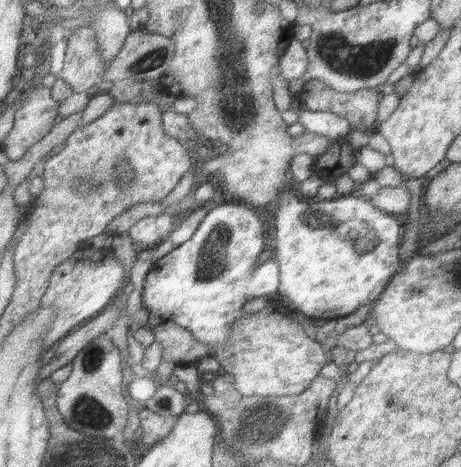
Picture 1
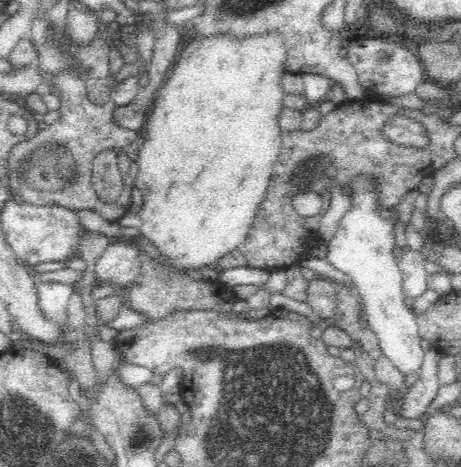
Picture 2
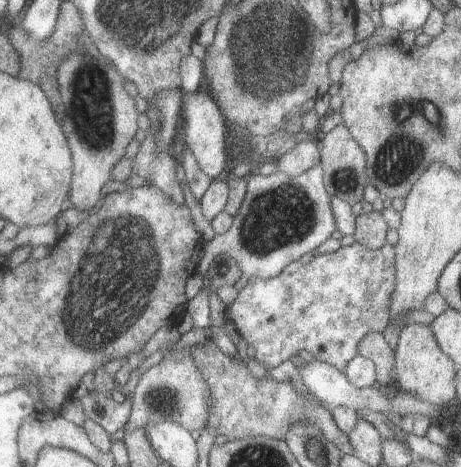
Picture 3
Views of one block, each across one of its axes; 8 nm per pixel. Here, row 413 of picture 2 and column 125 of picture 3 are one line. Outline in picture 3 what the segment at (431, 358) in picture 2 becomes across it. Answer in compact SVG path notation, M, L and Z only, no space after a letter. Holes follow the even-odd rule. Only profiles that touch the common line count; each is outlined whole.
M91 390L81 400L89 420L95 420L97 424L101 424L105 430L109 430L111 436L117 434L127 422L131 422L133 408L135 408L133 400L125 400L123 404L119 404L115 398L111 398L111 394L107 396Z

